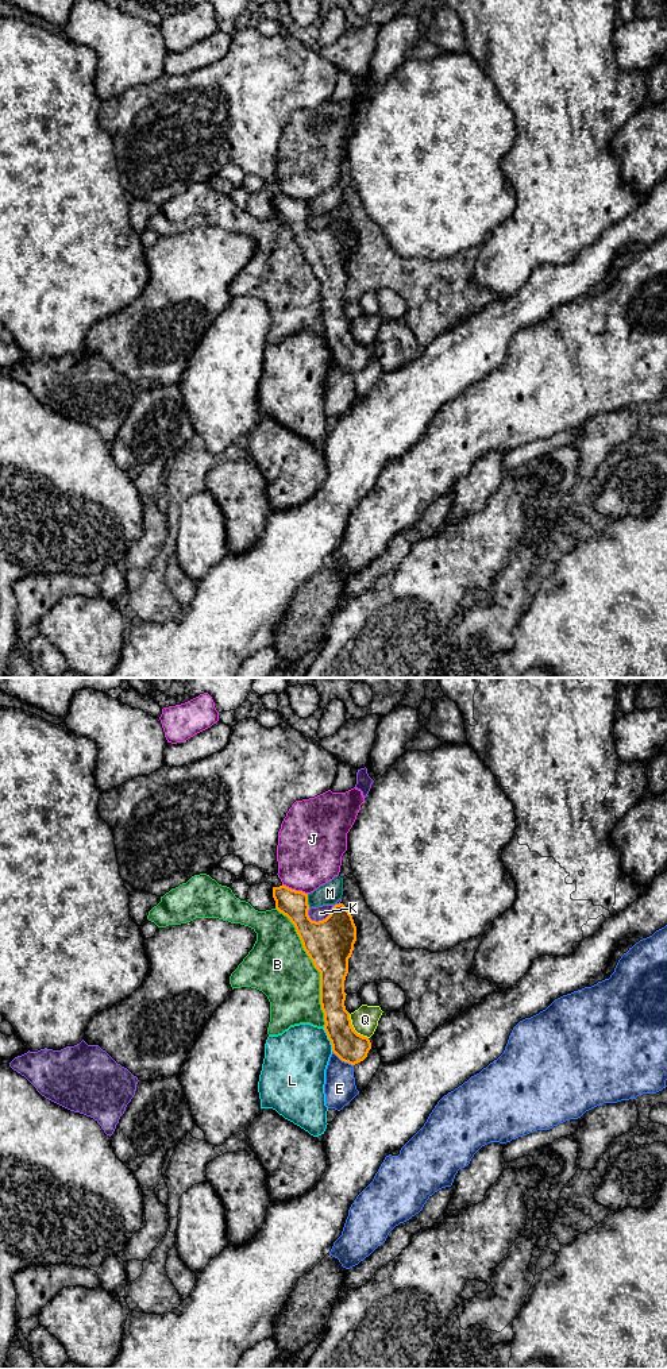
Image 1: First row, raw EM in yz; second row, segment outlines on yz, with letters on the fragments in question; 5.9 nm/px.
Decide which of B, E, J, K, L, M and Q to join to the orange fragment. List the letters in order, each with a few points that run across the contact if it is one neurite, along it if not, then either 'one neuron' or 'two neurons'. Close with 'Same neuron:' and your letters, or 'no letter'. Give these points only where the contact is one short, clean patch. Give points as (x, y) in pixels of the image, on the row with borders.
B: two neurons
E: line yz (332, 1051), (342, 1060), (353, 1065); two neurons
J: two neurons
K: two neurons
L: two neurons
M: two neurons
Q: two neurons
Same neuron: no letter

